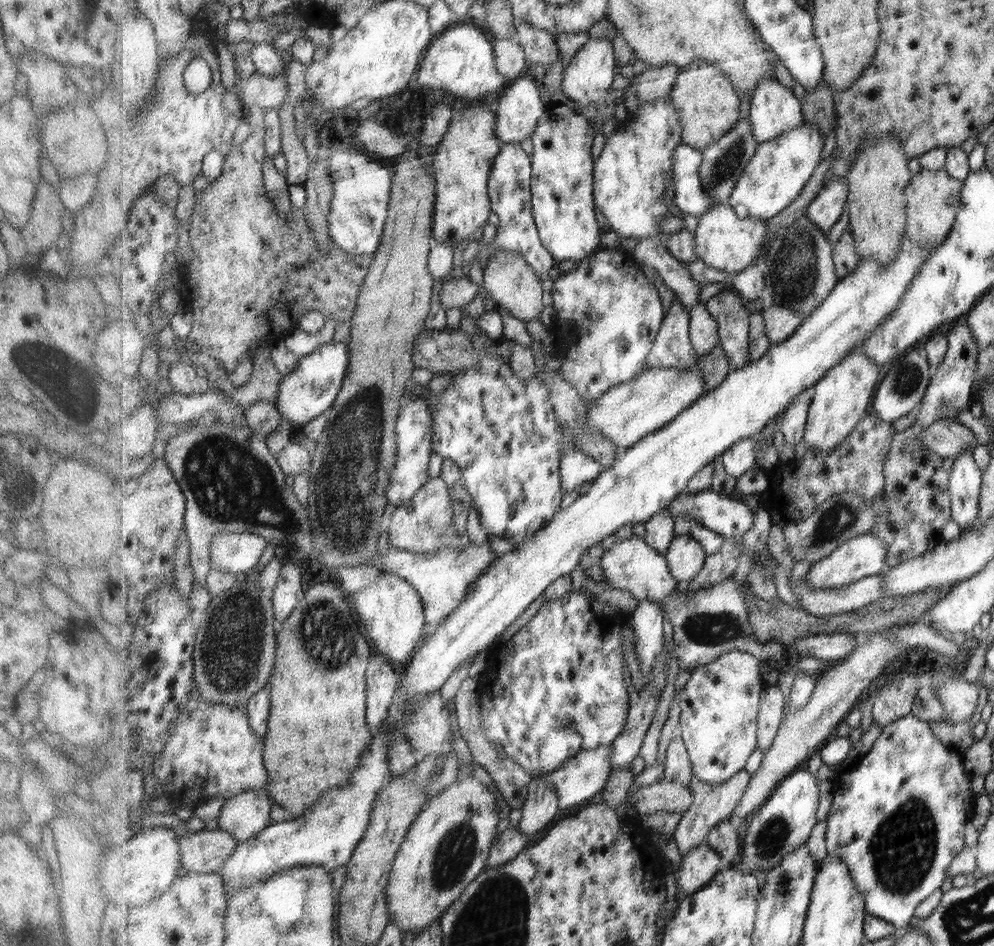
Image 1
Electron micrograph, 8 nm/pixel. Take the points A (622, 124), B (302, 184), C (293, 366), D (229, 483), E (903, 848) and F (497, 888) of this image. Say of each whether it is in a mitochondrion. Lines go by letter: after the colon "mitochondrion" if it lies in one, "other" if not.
A: other
B: other
C: other
D: mitochondrion
E: mitochondrion
F: mitochondrion

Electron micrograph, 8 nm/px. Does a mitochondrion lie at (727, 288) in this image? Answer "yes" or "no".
no

